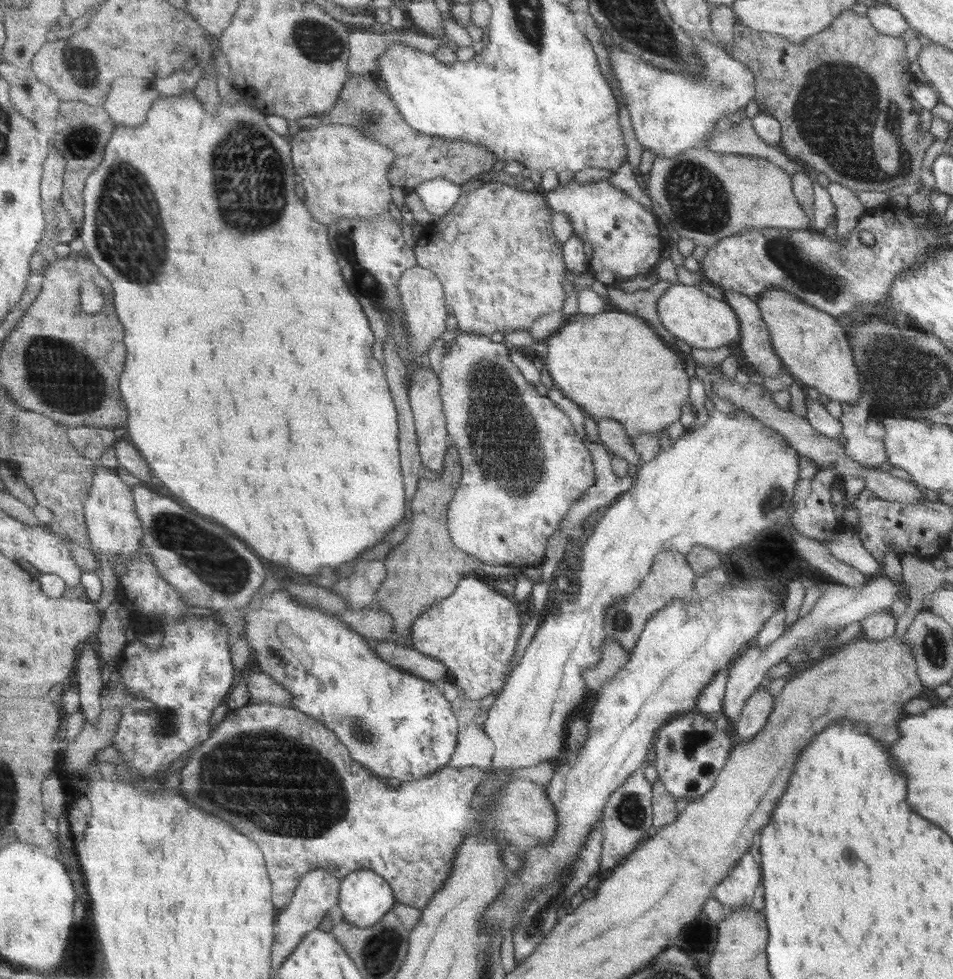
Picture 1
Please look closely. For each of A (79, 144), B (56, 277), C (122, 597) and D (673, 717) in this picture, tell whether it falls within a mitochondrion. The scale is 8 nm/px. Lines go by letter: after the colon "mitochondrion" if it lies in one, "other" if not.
A: mitochondrion
B: other
C: other
D: other

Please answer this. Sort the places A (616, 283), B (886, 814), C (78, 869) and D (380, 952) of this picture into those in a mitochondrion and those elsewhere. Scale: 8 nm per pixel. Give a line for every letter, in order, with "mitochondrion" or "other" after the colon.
A: other
B: other
C: other
D: mitochondrion

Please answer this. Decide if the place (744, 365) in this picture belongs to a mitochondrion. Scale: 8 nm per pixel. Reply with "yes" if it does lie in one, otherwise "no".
no

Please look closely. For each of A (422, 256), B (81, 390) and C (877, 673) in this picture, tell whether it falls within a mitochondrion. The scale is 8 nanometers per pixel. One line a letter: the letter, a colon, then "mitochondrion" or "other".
A: other
B: mitochondrion
C: other

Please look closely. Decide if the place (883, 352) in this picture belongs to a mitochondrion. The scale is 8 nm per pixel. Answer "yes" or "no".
yes

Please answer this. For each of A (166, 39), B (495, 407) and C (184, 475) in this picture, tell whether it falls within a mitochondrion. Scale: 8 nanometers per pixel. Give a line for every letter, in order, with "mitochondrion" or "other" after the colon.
A: other
B: mitochondrion
C: other

